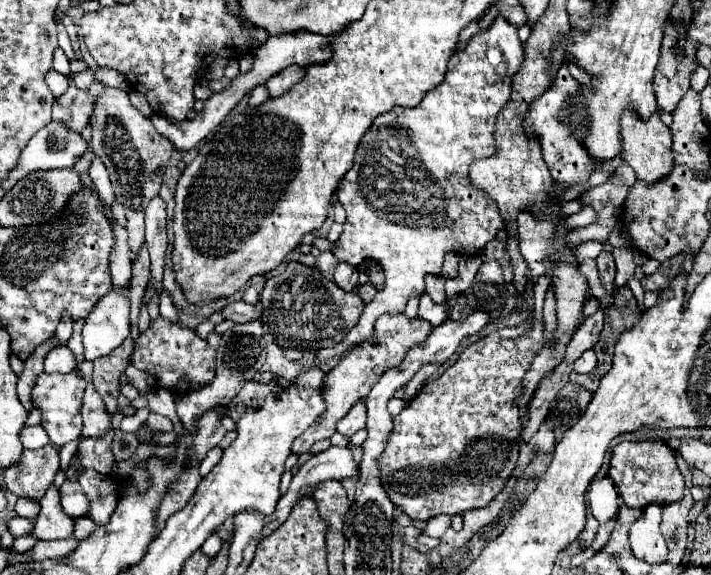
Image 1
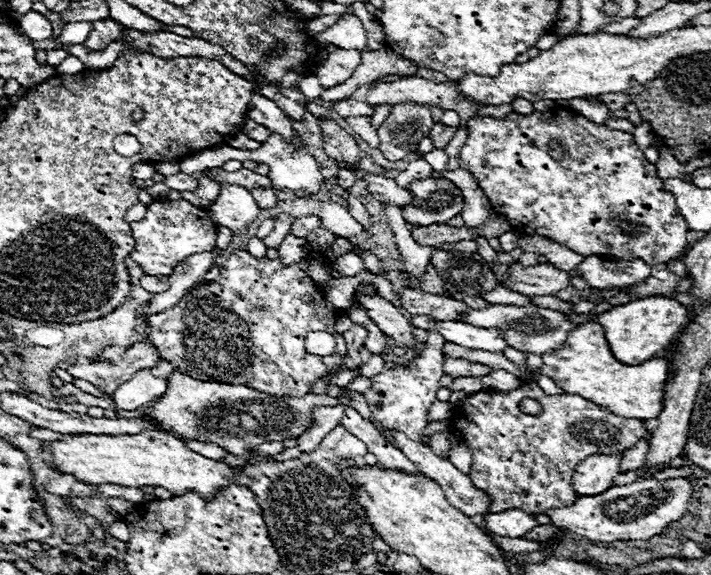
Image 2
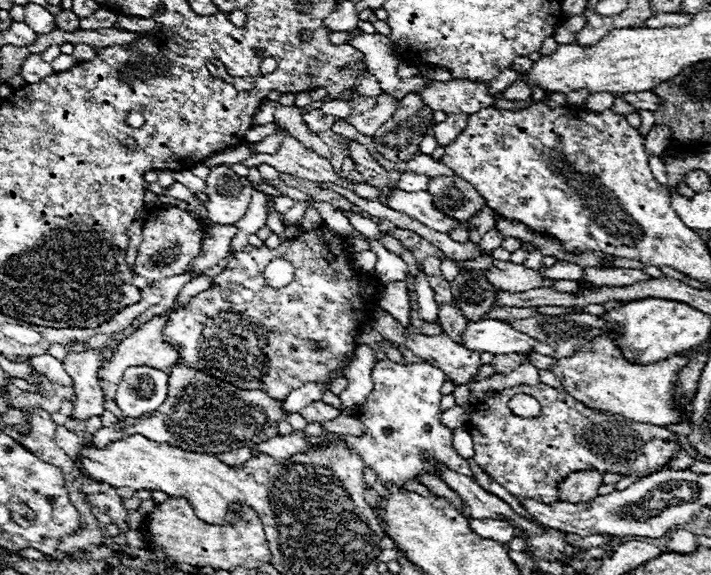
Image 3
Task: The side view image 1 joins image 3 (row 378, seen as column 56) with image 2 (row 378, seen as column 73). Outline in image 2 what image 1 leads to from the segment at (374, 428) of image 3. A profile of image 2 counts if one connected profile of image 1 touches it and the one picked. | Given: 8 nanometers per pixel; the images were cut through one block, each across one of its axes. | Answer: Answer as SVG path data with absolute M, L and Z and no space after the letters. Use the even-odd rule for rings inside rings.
M432 330L430 336L426 338L426 342L428 342L428 348L420 356L416 356L408 368L402 368L394 362L386 362L384 372L376 374L372 378L372 386L366 392L366 404L374 418L372 424L390 444L394 444L390 440L392 430L398 430L416 442L428 444L426 436L424 436L424 428L428 426L428 410L436 402L440 378L444 376L444 360L442 360L442 352L440 352L444 338Z

